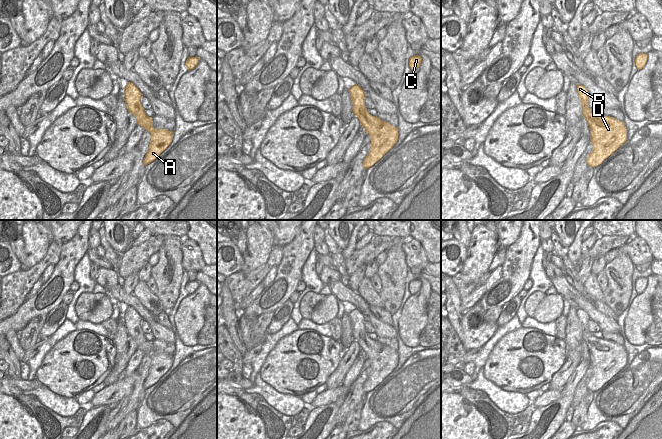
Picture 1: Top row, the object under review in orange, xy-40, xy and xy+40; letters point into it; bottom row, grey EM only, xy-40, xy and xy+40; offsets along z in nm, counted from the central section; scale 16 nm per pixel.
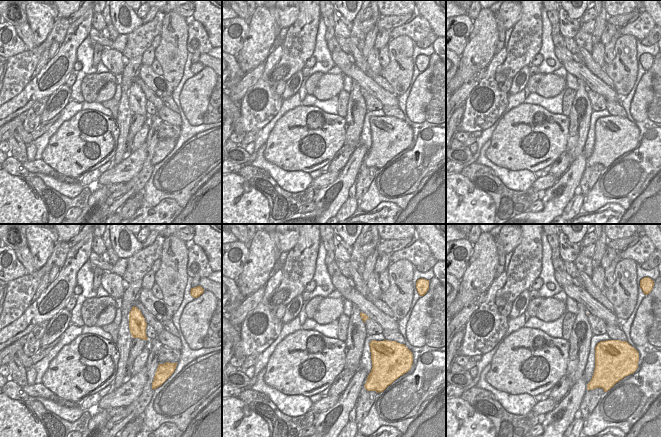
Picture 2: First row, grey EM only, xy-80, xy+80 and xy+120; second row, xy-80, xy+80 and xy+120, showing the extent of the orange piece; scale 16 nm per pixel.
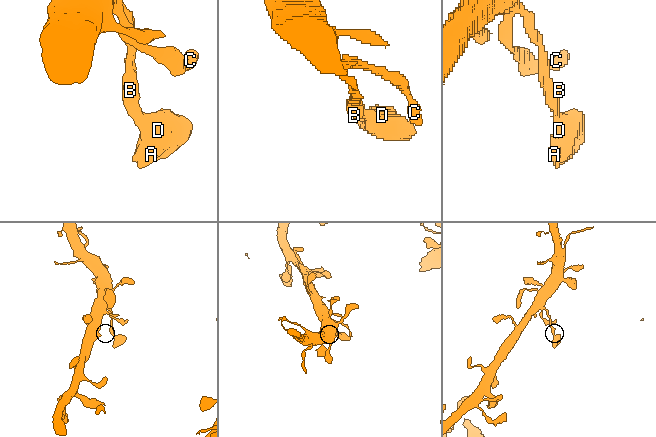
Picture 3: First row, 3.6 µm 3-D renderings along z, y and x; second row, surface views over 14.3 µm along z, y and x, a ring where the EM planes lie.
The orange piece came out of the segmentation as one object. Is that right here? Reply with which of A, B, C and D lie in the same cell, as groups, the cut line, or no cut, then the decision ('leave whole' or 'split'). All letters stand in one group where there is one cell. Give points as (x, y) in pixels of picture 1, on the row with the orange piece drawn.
A B C D; no cut; leave whole

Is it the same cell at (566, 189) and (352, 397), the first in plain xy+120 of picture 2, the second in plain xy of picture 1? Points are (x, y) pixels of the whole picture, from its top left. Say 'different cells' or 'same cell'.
different cells

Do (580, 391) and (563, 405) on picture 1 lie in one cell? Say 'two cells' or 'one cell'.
two cells

